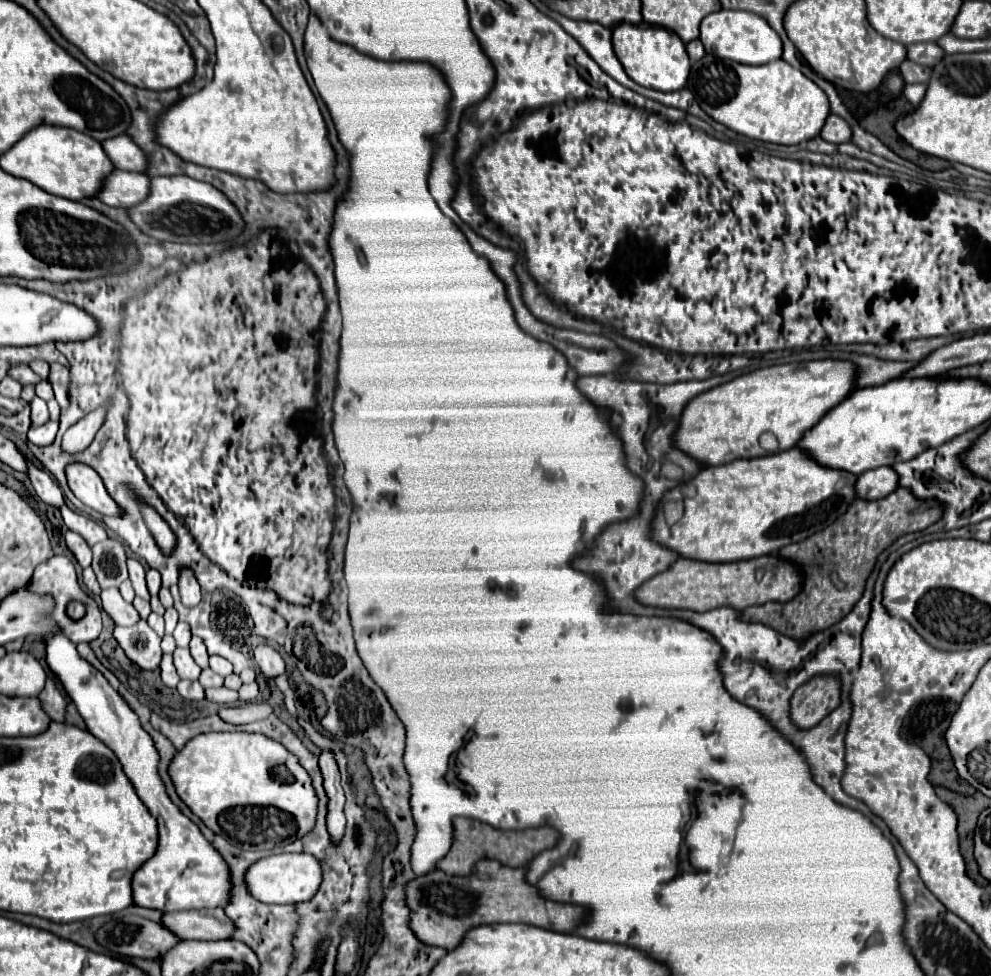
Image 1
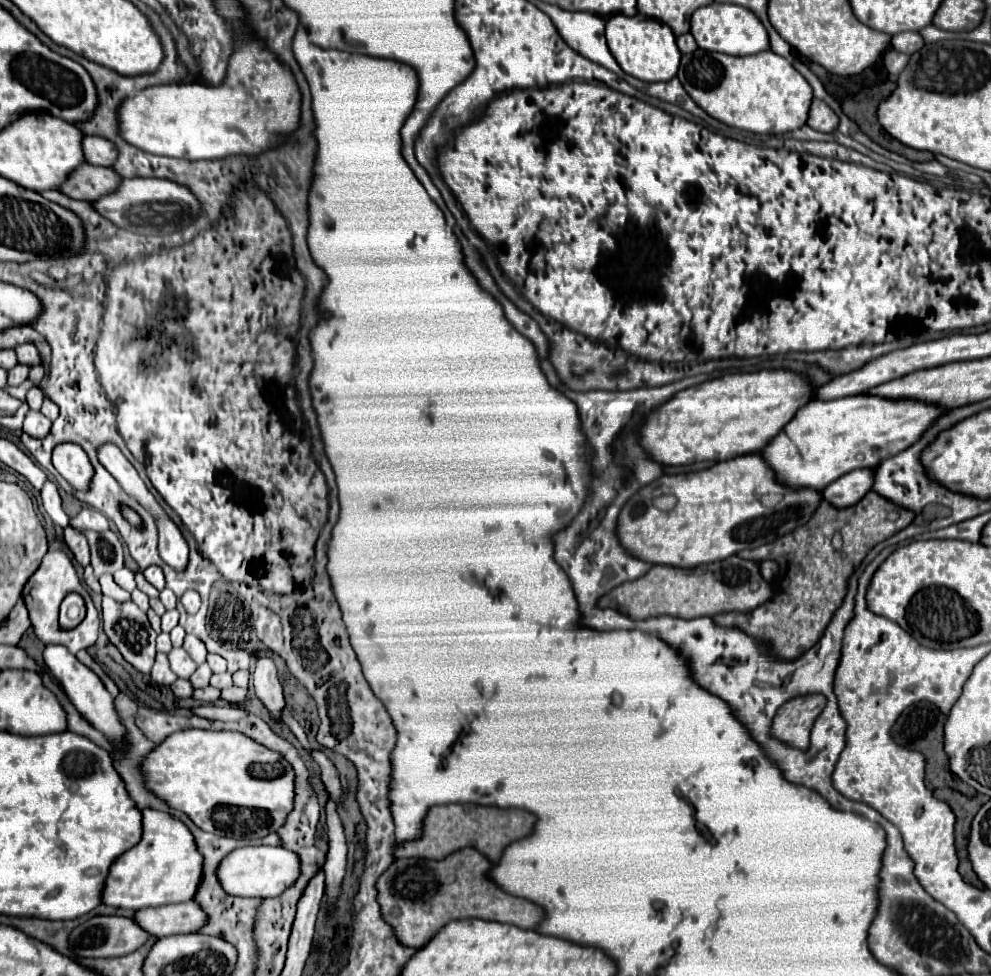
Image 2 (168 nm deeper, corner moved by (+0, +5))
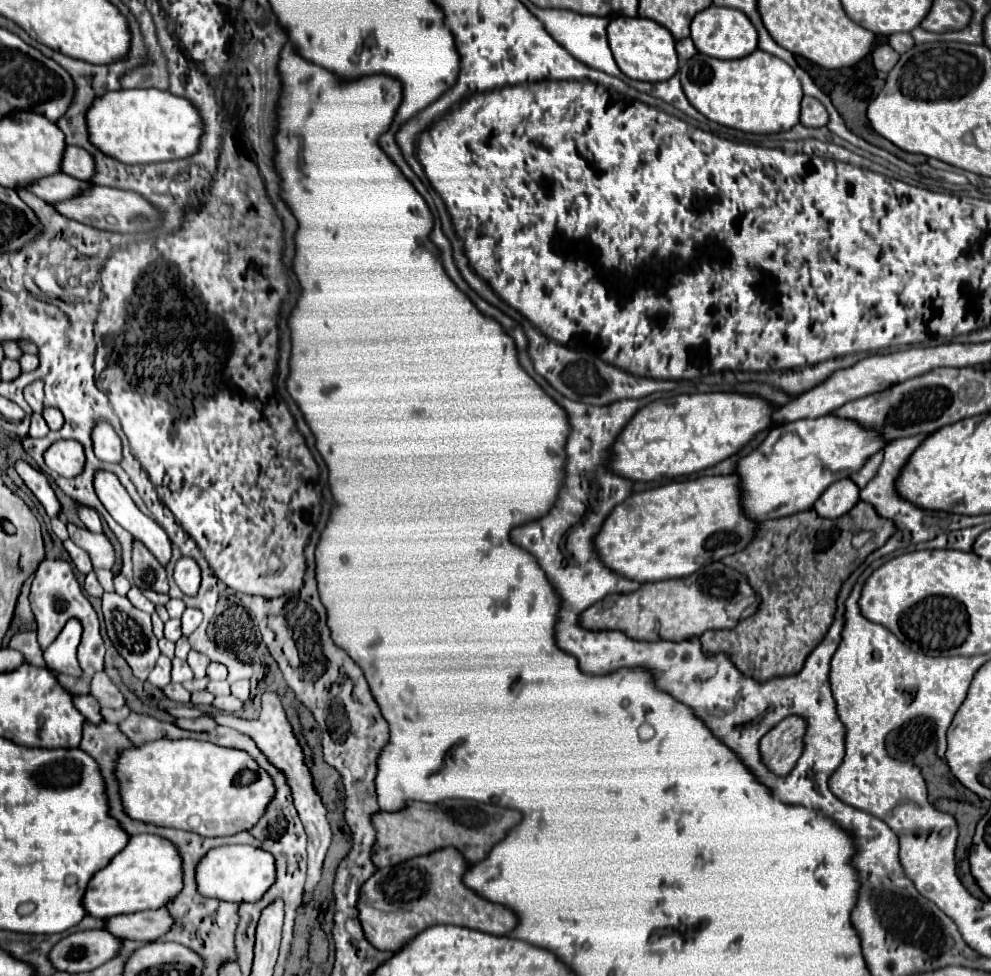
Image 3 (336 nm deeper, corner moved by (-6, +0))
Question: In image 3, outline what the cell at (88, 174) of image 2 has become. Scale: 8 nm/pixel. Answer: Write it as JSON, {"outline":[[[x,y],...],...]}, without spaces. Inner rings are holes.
{"outline":[[[64,172],[48,176],[48,178],[42,178],[40,182],[34,182],[32,186],[28,186],[30,192],[34,192],[36,196],[40,196],[42,200],[46,200],[50,204],[74,198],[74,194],[86,192],[90,188],[92,188],[92,182],[76,180],[76,178],[72,178],[72,176],[64,174]]]}

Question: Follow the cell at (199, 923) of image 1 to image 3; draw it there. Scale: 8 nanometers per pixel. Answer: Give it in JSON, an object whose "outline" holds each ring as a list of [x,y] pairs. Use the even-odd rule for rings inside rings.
{"outline":[[[166,908],[136,914],[120,914],[106,920],[106,930],[124,940],[154,942],[172,928],[172,914]]]}

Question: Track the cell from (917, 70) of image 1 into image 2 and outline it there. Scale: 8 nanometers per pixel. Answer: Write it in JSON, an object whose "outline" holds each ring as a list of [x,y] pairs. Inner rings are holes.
{"outline":[[[888,49],[888,51],[882,55],[882,63],[884,63],[886,71],[892,73],[892,75],[898,75],[900,69],[902,69],[902,65],[904,65],[906,61],[908,61],[908,55],[904,55],[904,53],[900,53],[900,51],[894,51],[894,49]]]}

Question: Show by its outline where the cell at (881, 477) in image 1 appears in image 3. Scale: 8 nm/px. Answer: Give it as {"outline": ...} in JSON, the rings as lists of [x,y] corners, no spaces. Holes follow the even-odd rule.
{"outline":[[[844,478],[828,486],[828,490],[816,500],[814,508],[822,518],[840,518],[842,514],[848,514],[858,500],[860,488],[850,478]]]}

